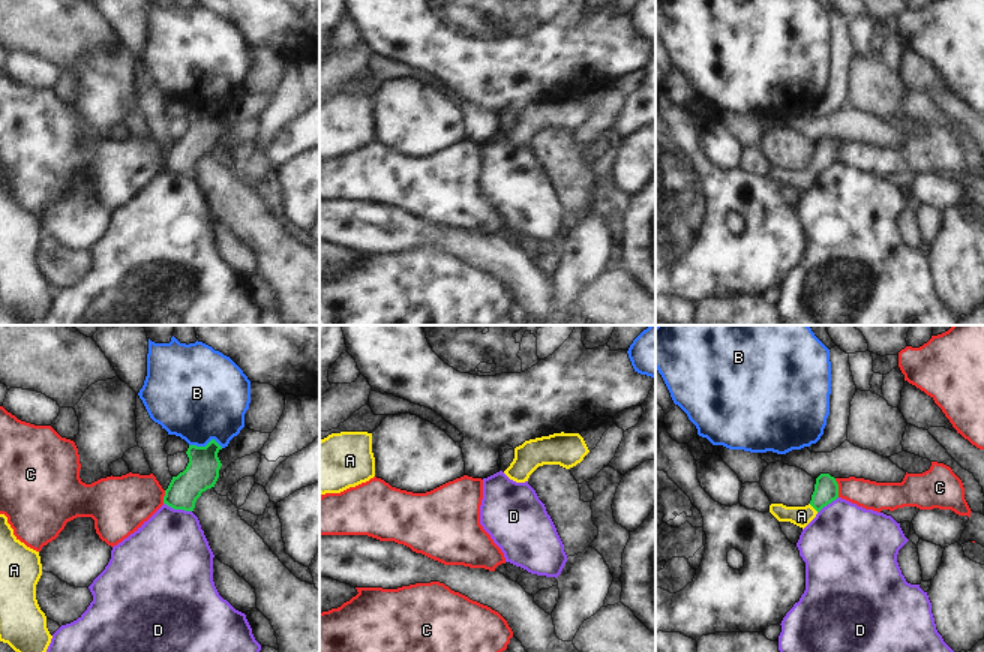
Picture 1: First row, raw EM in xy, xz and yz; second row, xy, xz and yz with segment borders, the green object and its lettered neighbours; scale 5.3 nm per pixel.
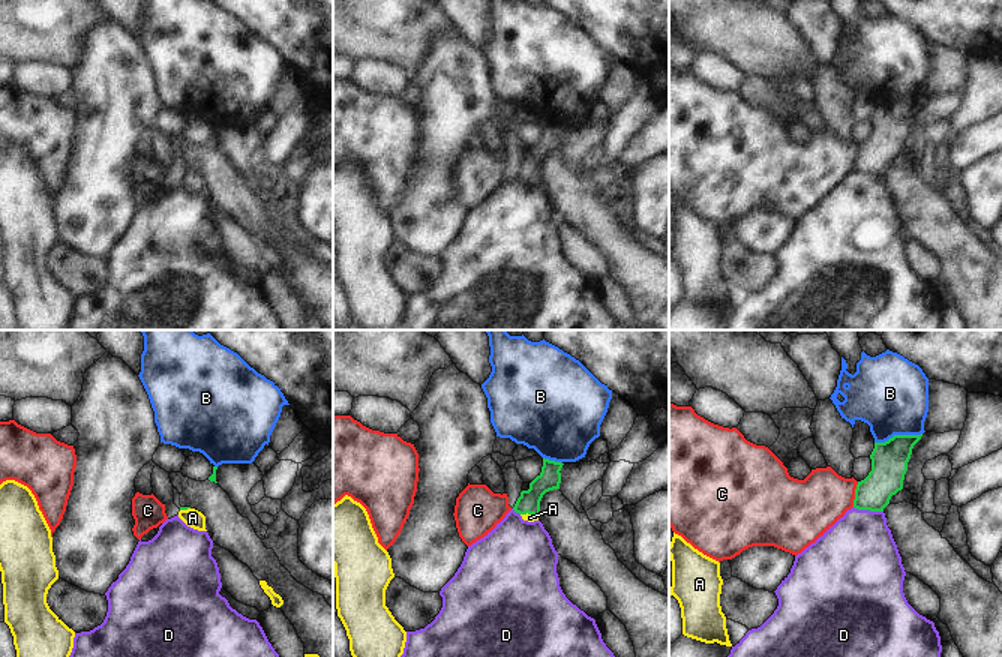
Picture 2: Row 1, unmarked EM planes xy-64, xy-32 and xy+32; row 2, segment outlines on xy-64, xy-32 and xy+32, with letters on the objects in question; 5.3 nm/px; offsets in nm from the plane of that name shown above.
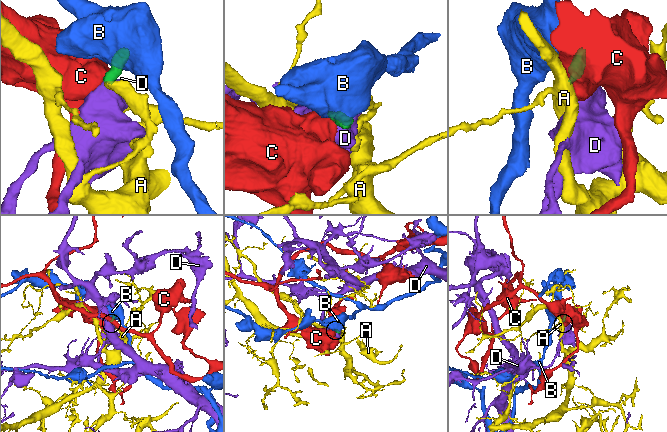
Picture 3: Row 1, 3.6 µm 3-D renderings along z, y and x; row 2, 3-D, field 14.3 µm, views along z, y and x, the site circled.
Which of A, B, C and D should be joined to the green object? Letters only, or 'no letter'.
A.

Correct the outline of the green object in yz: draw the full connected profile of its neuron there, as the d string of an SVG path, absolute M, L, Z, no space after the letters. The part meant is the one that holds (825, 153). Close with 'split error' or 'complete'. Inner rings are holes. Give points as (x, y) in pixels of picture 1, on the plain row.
M820 138L816 142L812 165L806 171L786 171L783 168L771 168L770 177L778 186L790 186L800 192L806 192L816 178L838 162L838 148L830 138Z; split error

